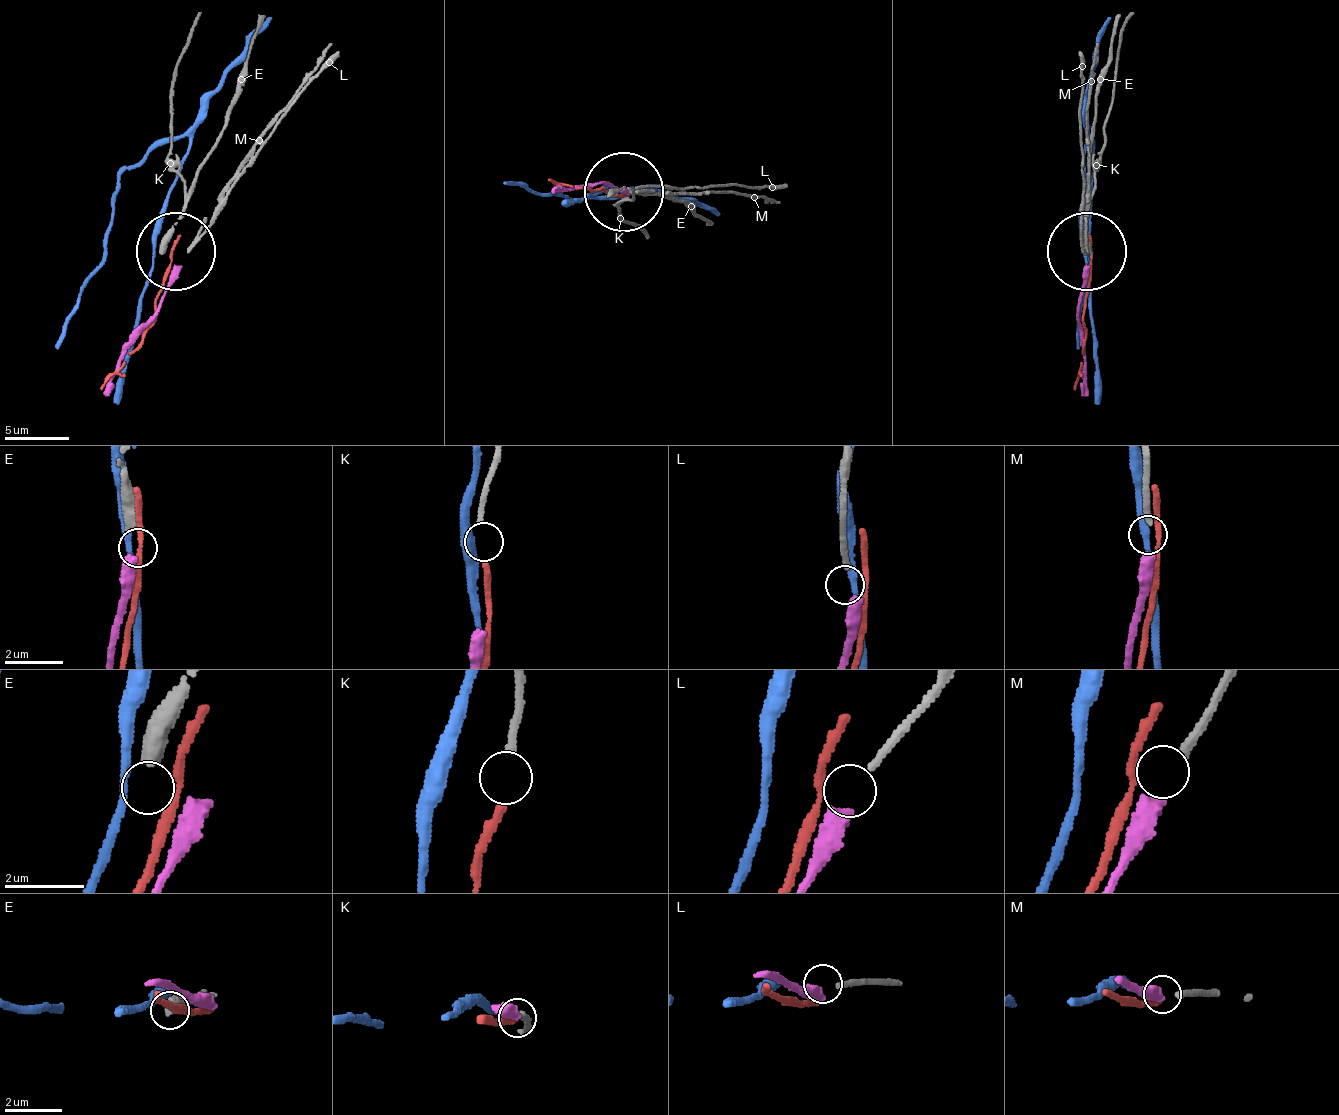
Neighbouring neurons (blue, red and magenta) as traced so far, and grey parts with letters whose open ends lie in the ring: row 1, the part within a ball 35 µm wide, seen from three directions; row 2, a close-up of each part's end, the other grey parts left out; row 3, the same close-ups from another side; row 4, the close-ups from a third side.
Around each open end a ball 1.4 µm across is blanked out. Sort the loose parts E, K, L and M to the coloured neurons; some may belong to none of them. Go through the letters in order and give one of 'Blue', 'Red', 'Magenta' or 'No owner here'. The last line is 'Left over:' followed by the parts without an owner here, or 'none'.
E: No owner here
K: Red
L: No owner here
M: Magenta
Left over: E, L

